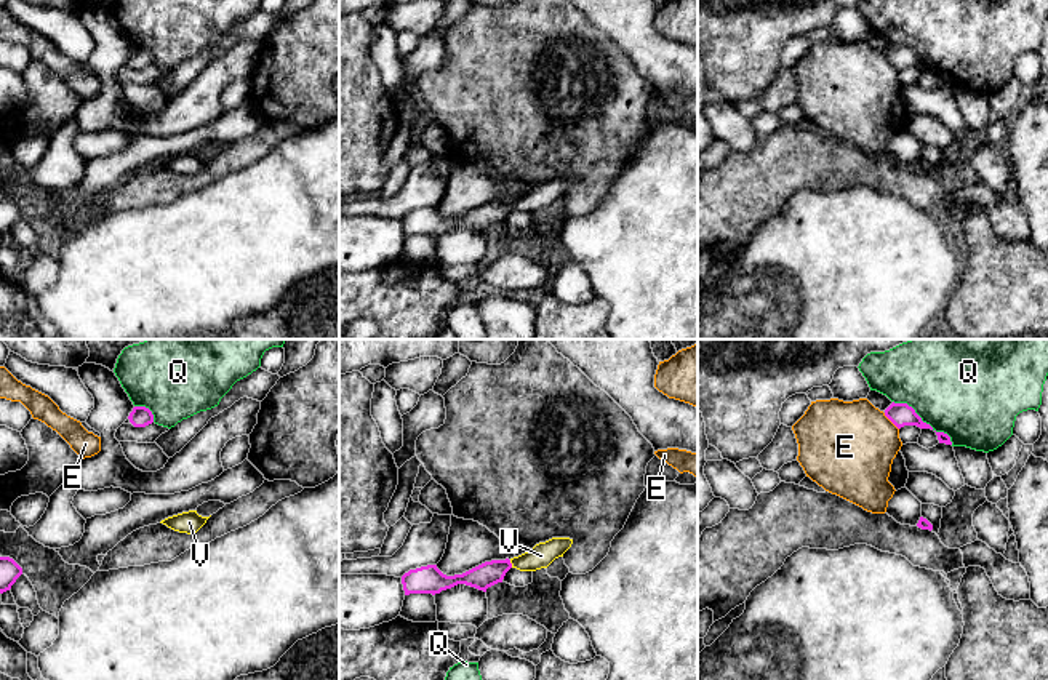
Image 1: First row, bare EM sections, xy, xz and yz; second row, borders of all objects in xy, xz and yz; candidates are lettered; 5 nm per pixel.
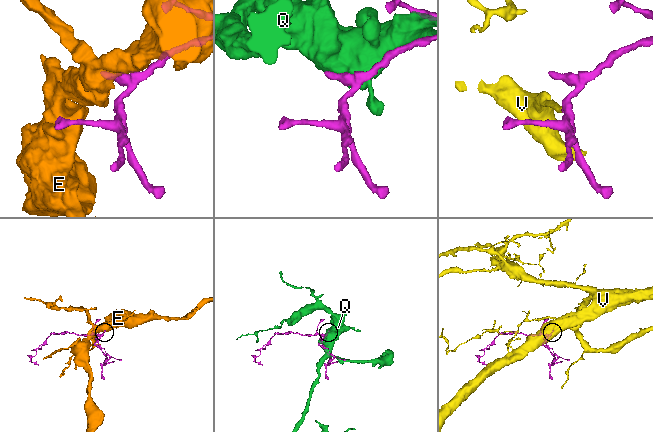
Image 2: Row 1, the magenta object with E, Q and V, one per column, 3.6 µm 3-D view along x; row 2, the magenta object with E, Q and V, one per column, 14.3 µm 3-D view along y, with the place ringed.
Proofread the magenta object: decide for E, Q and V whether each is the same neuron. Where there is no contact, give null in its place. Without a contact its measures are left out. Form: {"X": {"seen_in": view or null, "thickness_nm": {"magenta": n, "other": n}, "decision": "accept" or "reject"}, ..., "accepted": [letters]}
{"E": {"seen_in": "yz", "thickness_nm": {"magenta": 120, "other": 460}, "decision": "reject"}, "Q": {"seen_in": "yz", "thickness_nm": {"magenta": 120, "other": 480}, "decision": "reject"}, "V": {"seen_in": "xz", "thickness_nm": {"magenta": 120, "other": 120}, "decision": "accept"}, "accepted": ["V"]}

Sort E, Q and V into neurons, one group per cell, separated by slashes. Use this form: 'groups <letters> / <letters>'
groups E / Q / V

